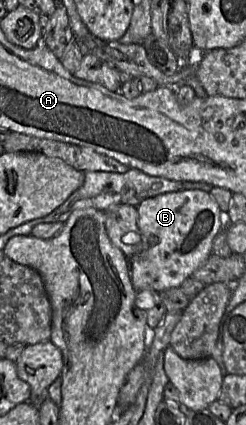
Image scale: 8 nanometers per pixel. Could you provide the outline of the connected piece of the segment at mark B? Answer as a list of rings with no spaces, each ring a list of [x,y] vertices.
[[[181,189],[143,200],[138,206],[138,228],[144,237],[144,250],[134,254],[131,263],[131,280],[136,291],[148,289],[158,293],[179,287],[206,262],[212,254],[213,239],[221,229],[221,210],[206,191]]]

